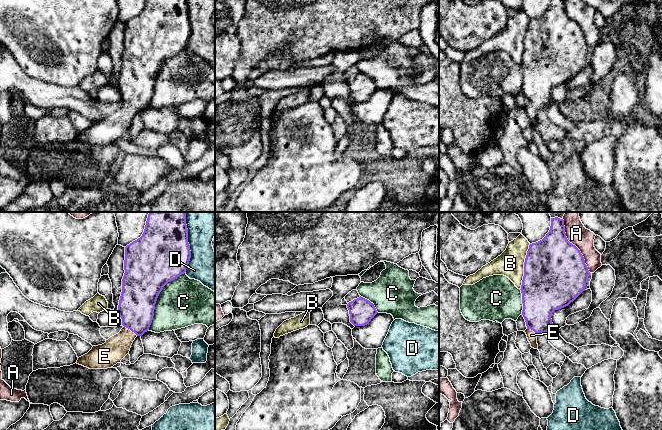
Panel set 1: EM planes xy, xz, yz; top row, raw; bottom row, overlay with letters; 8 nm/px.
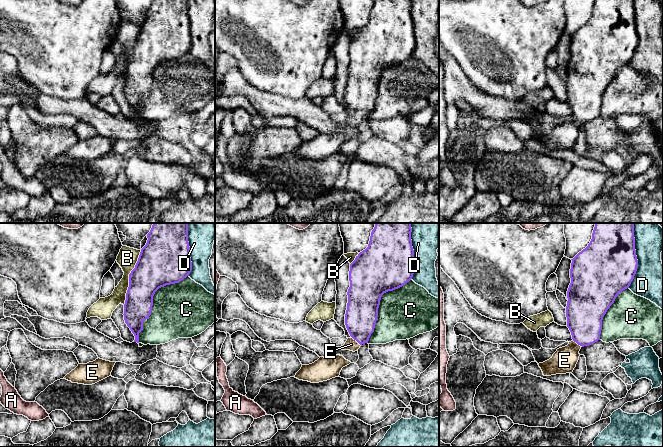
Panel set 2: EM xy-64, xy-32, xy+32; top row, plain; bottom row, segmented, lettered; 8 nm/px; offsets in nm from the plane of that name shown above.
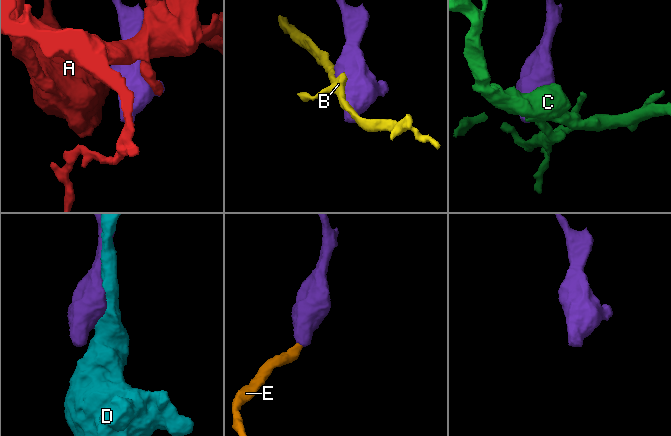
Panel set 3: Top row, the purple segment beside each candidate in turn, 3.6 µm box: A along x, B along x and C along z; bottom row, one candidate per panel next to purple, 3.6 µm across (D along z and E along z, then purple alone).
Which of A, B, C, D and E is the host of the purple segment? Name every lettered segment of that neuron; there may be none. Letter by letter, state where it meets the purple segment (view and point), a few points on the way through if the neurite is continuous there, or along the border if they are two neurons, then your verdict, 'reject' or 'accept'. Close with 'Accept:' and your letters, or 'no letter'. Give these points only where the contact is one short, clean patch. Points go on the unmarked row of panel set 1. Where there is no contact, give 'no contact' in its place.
A: contact yz (577, 24); reject
B: contact yz (524, 43); reject
C: contact xy (157, 73); reject
D: contact xy (189, 24); reject
E: contact xy (130, 105); way xy (137, 78), (136, 98), (130, 105), (125, 114), (110, 129); accept
Accept: E

